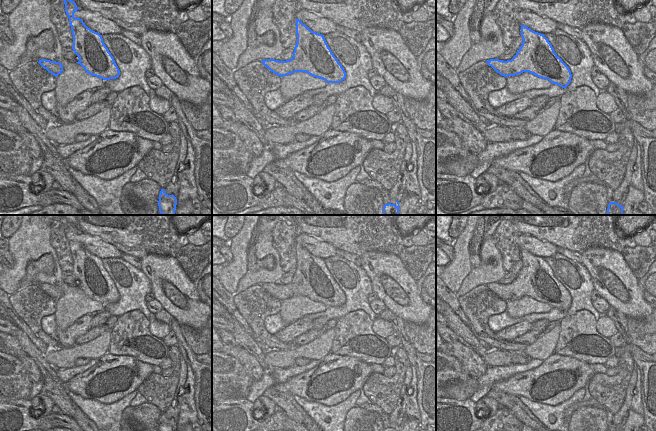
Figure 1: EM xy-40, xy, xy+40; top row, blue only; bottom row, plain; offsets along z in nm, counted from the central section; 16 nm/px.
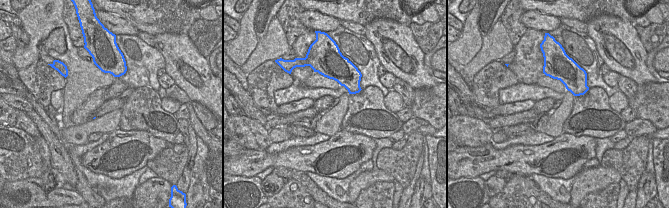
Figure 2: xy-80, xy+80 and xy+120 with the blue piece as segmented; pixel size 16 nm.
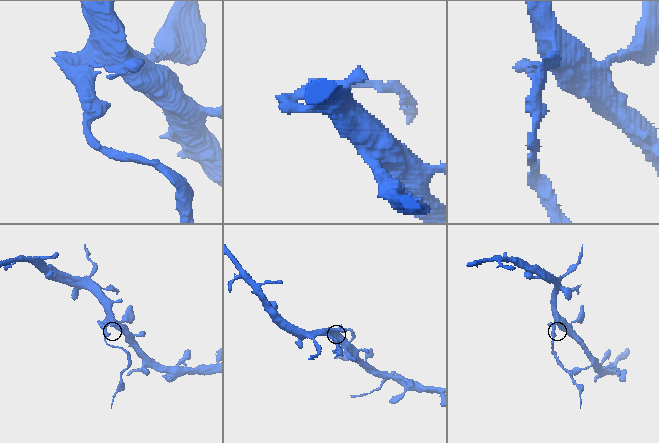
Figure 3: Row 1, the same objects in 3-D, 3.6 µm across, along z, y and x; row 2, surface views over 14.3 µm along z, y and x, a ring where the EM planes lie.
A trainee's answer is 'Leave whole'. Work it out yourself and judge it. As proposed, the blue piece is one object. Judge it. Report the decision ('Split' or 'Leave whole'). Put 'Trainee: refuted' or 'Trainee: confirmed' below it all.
Split
Trainee: refuted

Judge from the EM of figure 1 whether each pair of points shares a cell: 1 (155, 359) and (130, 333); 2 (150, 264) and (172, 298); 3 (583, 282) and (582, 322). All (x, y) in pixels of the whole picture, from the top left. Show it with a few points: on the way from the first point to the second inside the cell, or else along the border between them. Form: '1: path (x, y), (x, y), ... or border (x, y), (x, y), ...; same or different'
1: path (144, 354), (135, 348), (126, 347), (122, 344); same
2: path (158, 272), (172, 290); same
3: border (561, 319), (578, 311), (588, 310), (596, 321); different

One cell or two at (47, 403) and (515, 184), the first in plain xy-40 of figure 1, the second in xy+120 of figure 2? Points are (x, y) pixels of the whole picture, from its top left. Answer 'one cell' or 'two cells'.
two cells

